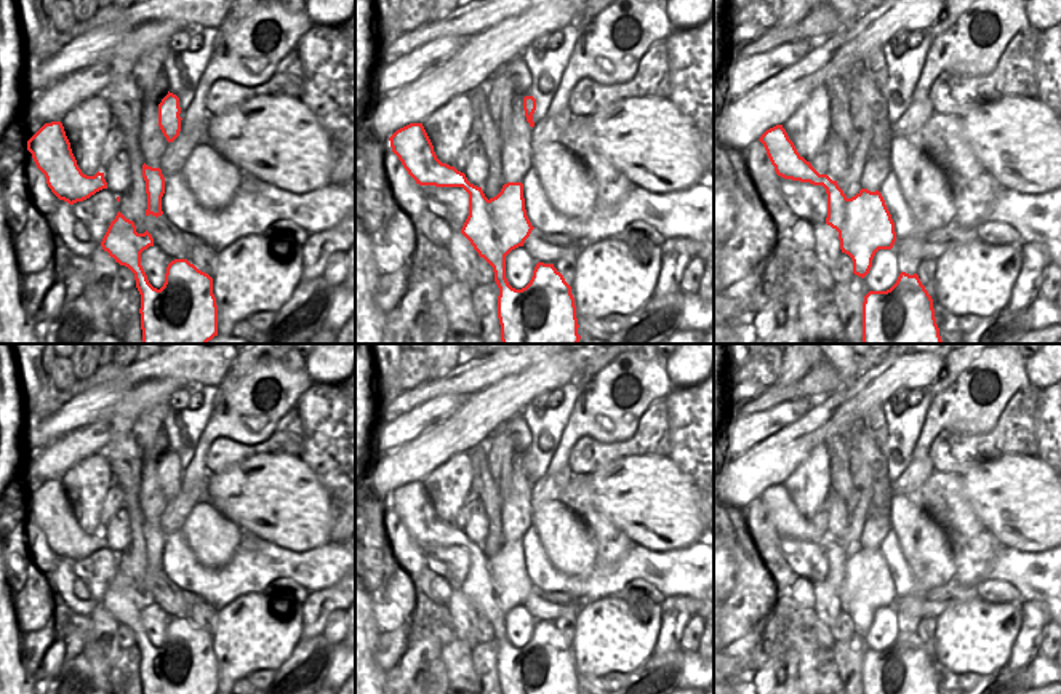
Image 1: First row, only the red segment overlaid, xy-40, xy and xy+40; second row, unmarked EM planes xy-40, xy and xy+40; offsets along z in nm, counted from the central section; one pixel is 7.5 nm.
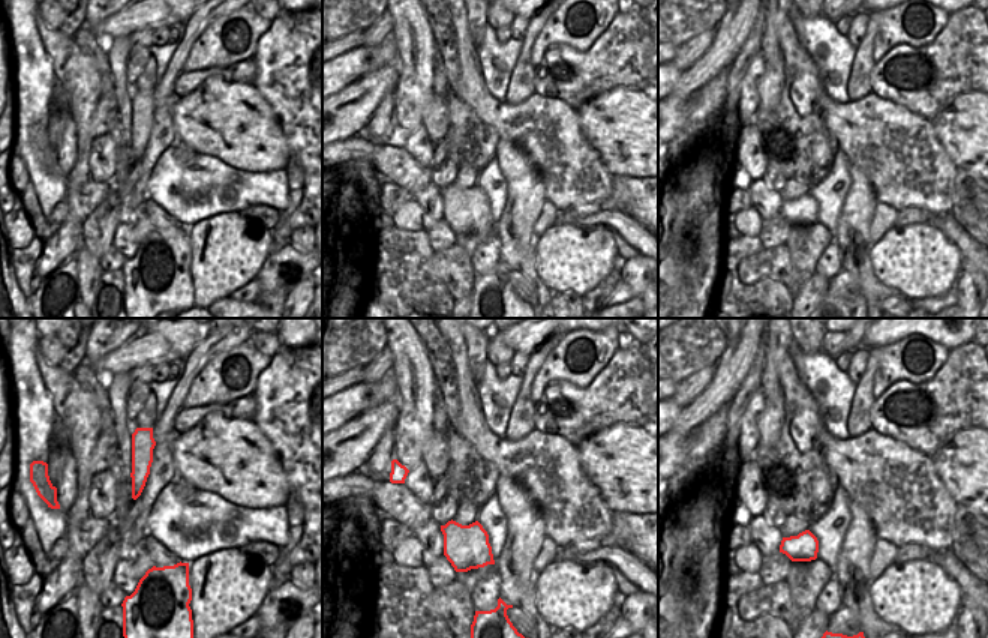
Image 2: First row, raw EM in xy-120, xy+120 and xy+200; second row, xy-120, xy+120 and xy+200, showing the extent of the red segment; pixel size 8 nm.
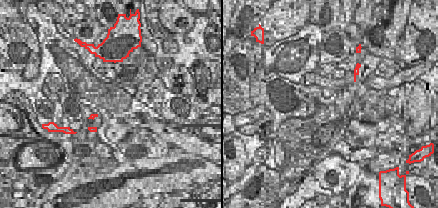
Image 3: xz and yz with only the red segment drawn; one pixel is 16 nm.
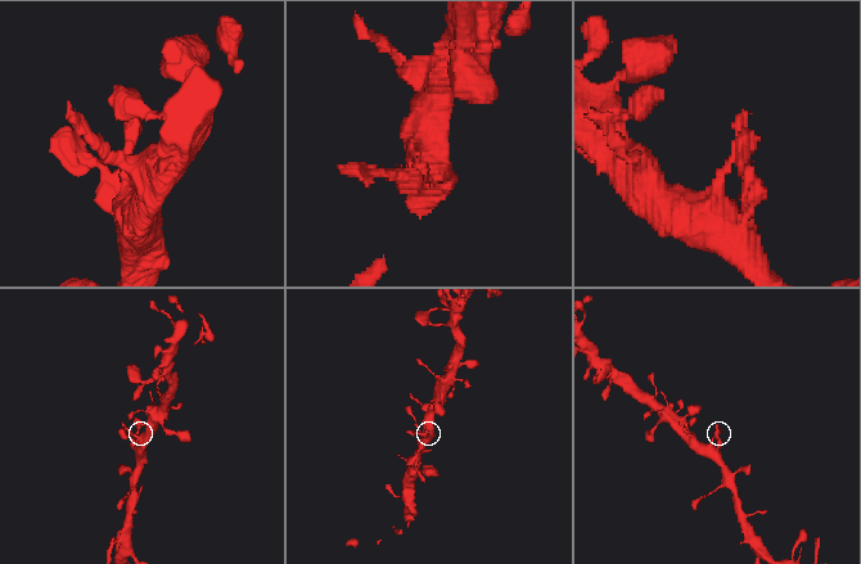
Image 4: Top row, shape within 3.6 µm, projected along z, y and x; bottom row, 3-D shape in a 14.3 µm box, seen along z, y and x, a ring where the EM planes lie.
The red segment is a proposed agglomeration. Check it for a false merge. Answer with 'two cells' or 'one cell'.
one cell

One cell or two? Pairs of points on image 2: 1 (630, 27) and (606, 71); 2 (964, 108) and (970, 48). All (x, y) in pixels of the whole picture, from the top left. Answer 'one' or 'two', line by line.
1: one
2: two

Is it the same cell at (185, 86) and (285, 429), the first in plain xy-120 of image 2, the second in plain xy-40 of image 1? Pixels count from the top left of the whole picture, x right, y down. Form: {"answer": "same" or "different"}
{"answer": "same"}

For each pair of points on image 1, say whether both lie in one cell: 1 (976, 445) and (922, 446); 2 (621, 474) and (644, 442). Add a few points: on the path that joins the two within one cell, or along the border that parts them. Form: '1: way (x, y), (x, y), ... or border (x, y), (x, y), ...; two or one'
1: border (964, 434), (943, 430), (927, 454); two
2: border (668, 454), (628, 454), (599, 470); two

